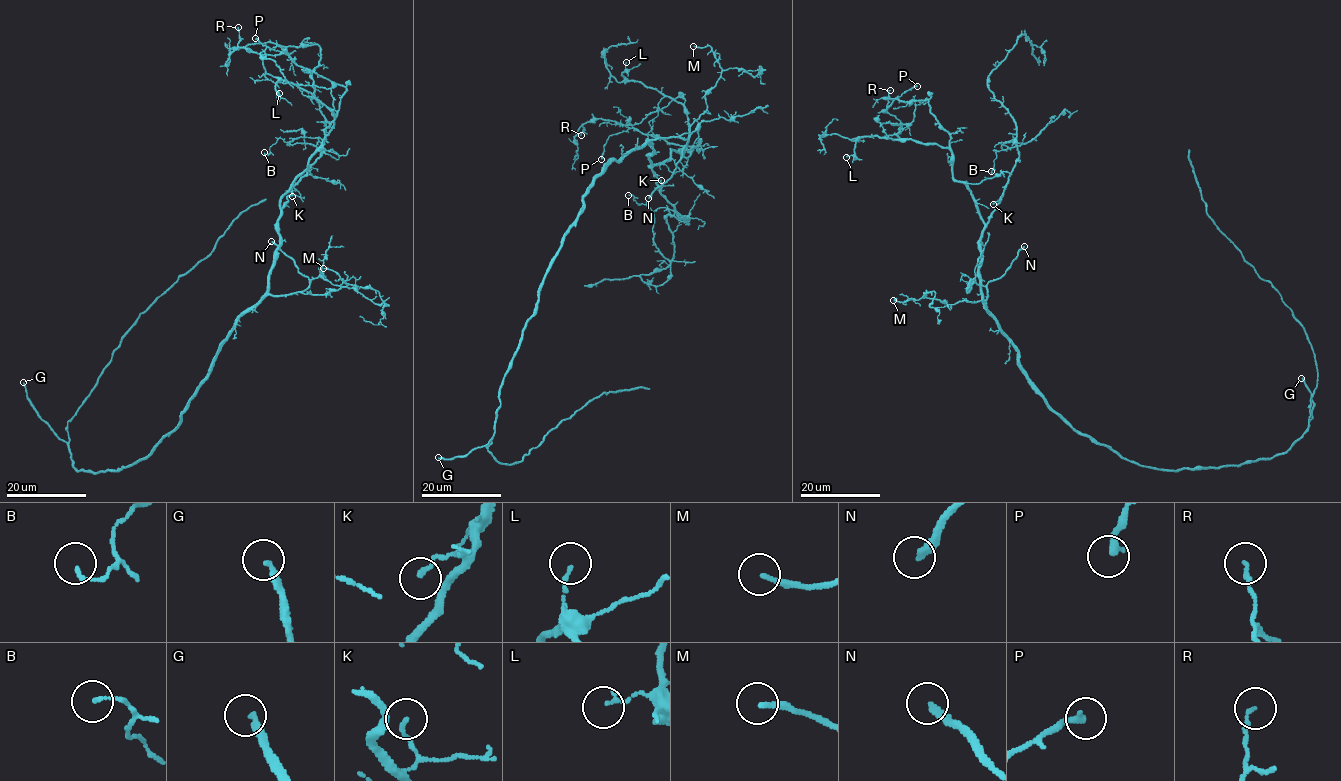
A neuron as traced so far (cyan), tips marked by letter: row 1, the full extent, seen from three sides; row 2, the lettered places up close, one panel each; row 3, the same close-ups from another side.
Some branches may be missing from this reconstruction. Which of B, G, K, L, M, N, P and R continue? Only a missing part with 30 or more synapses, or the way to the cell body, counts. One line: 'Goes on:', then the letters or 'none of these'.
Goes on: G, N

